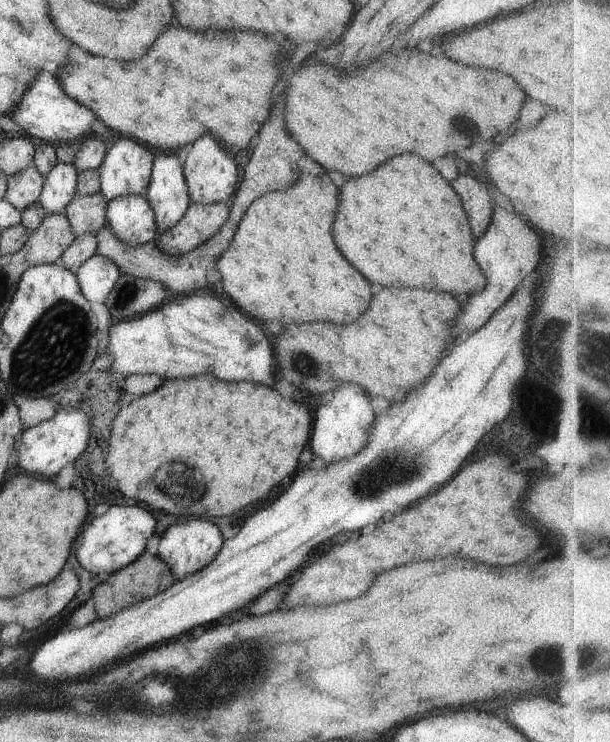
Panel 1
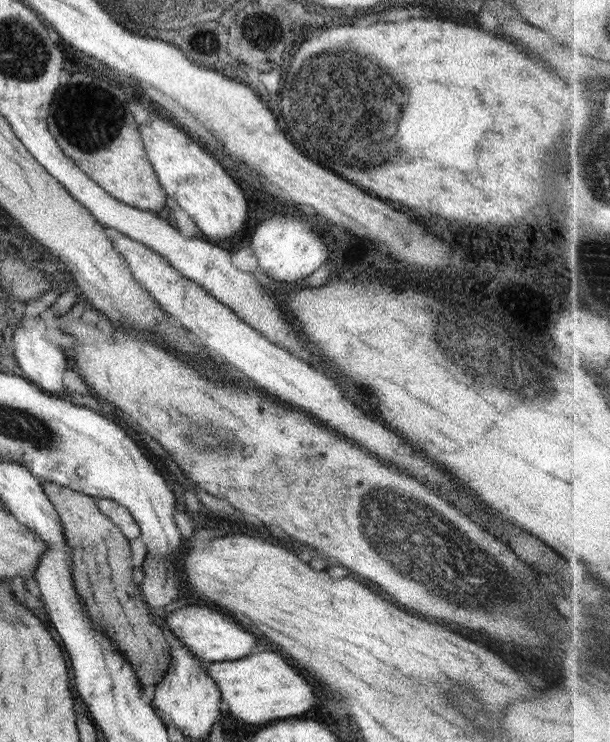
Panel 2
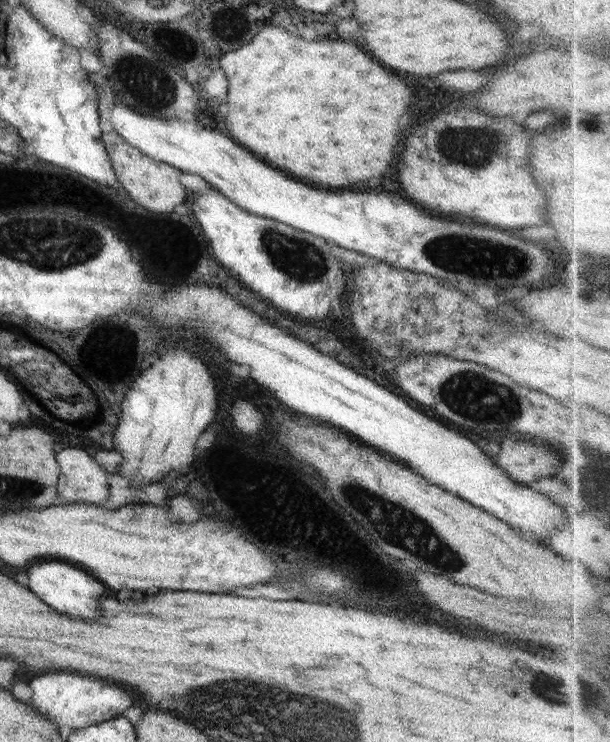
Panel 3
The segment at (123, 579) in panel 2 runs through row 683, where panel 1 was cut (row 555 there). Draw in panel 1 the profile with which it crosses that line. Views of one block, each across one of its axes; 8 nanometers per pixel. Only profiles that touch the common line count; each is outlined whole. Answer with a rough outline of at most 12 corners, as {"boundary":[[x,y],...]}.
{"boundary":[[144,551],[93,590],[97,616],[168,590],[166,561]]}

